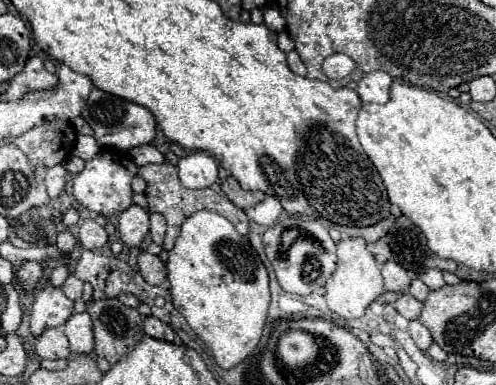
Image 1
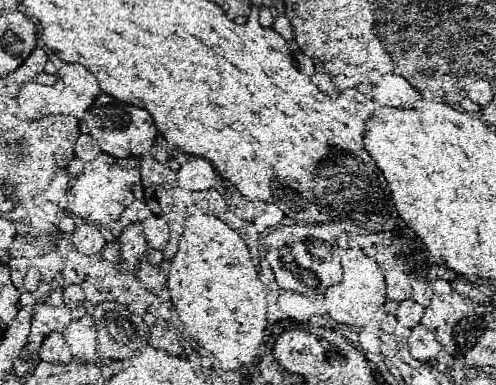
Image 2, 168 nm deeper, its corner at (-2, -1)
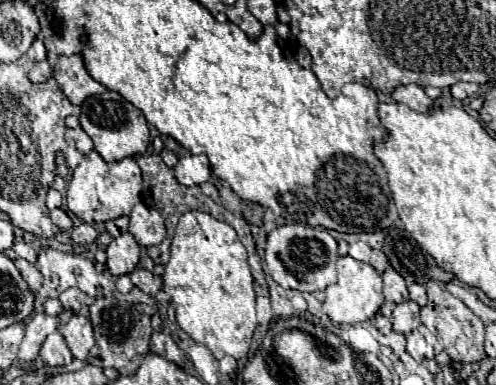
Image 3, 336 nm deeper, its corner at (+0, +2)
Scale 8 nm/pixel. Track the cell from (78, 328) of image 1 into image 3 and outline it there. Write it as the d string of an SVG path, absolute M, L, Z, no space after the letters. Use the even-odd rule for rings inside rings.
M74 314L72 320L58 330L64 336L68 348L72 350L72 356L78 360L86 360L90 348L94 346L94 332L90 320L82 314Z

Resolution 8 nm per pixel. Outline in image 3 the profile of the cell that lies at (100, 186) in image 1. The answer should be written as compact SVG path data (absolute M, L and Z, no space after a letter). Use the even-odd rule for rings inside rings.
M96 150L84 154L82 162L76 166L72 180L68 184L68 210L88 224L108 222L112 218L130 214L132 206L140 202L142 192L142 172L134 158L124 158L120 162L106 162Z

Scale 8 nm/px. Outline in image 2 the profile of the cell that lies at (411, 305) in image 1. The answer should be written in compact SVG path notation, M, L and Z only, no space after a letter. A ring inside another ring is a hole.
M402 299L394 315L402 327L414 327L420 321L420 317L424 315L424 307L418 305L414 299Z

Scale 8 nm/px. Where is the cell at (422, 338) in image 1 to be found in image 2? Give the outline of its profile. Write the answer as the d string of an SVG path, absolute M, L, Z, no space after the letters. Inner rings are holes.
M423 325L412 327L408 341L410 341L410 353L412 353L414 359L418 359L418 361L432 361L436 359L440 347L434 341L432 333Z

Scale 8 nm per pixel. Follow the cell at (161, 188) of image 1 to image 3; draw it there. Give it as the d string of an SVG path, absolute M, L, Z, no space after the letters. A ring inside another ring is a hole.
M160 154L136 156L136 162L138 162L140 170L142 170L144 180L148 182L148 190L150 190L150 194L152 194L154 206L160 210L160 214L162 214L162 218L164 218L164 222L166 222L166 230L168 230L168 234L166 234L166 238L164 238L162 244L148 248L148 254L150 254L150 258L154 260L154 264L166 264L166 262L168 262L168 258L170 258L170 242L172 242L172 236L174 236L174 228L176 228L176 224L178 224L178 218L180 218L184 212L188 212L188 210L196 210L212 214L214 218L218 218L218 220L230 224L230 226L236 230L238 238L242 240L242 244L244 244L246 250L248 250L248 264L250 264L250 268L252 268L254 280L258 280L260 284L266 282L266 280L264 280L264 272L262 272L262 266L260 266L260 256L258 256L258 252L256 252L254 238L252 238L252 232L250 232L250 224L248 224L244 218L232 214L230 210L226 210L226 208L222 206L219 192L213 184L205 182L198 186L182 186L182 184L174 178L174 170L168 168L168 166L162 162ZM206 188L208 188L208 190L206 190Z

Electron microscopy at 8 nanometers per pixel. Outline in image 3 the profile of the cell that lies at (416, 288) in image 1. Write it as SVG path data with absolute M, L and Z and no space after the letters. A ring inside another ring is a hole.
M410 284L410 300L414 300L418 306L426 304L426 286L424 284Z

